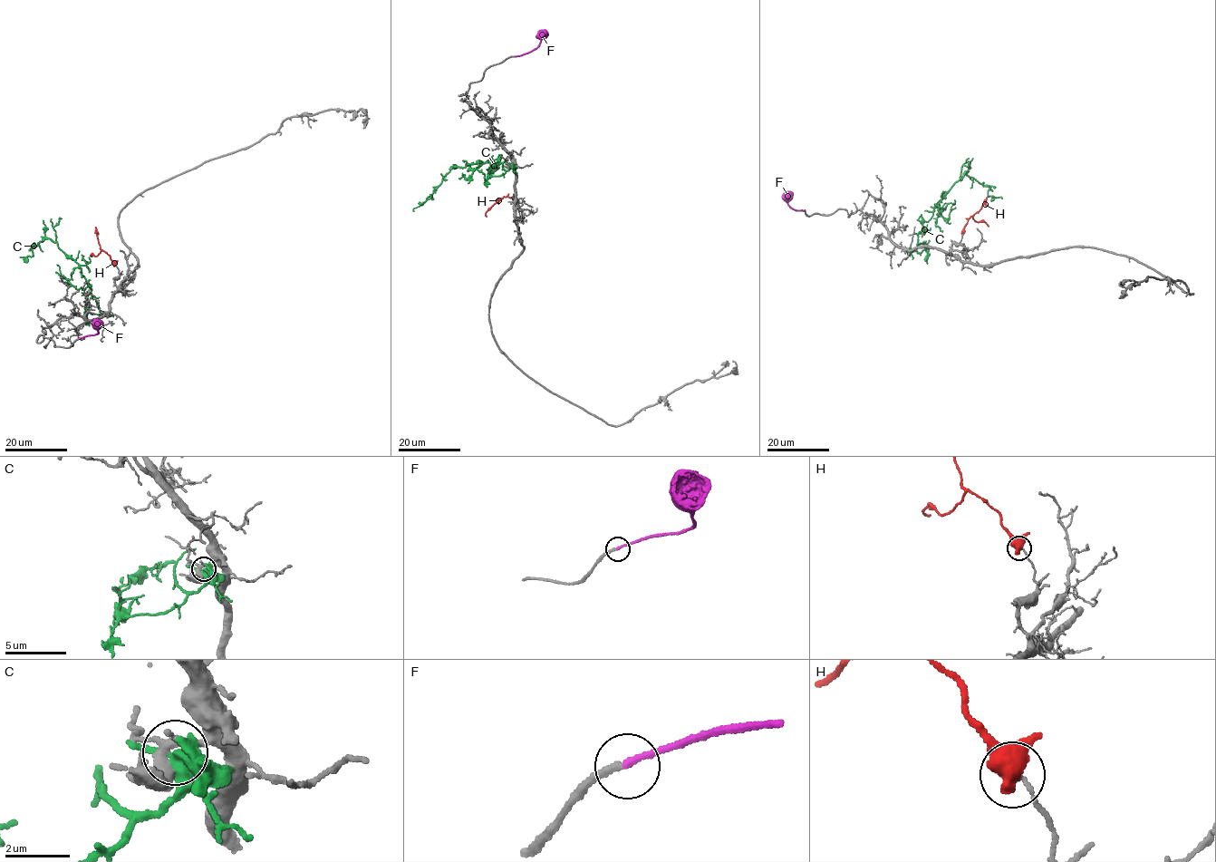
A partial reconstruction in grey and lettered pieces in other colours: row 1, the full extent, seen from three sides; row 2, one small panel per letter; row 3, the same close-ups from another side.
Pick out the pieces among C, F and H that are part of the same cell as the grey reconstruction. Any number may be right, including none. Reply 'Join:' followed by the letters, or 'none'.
Join: F

